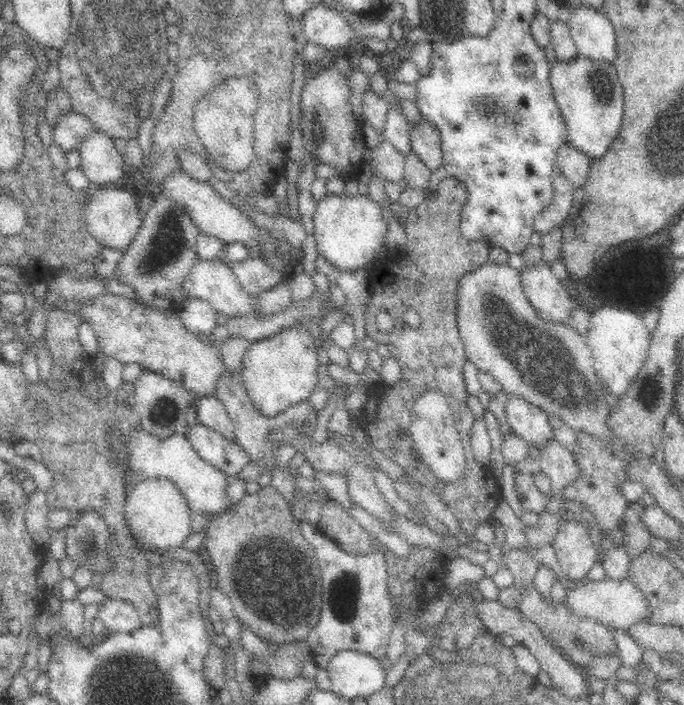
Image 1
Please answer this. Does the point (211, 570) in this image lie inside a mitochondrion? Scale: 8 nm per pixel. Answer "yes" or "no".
no

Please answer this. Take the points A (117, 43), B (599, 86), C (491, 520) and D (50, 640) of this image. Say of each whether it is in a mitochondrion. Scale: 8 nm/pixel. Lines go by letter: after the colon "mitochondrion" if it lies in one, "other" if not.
A: mitochondrion
B: mitochondrion
C: other
D: other

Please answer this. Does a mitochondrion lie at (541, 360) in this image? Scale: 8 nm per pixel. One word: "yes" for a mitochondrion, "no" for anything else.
yes

